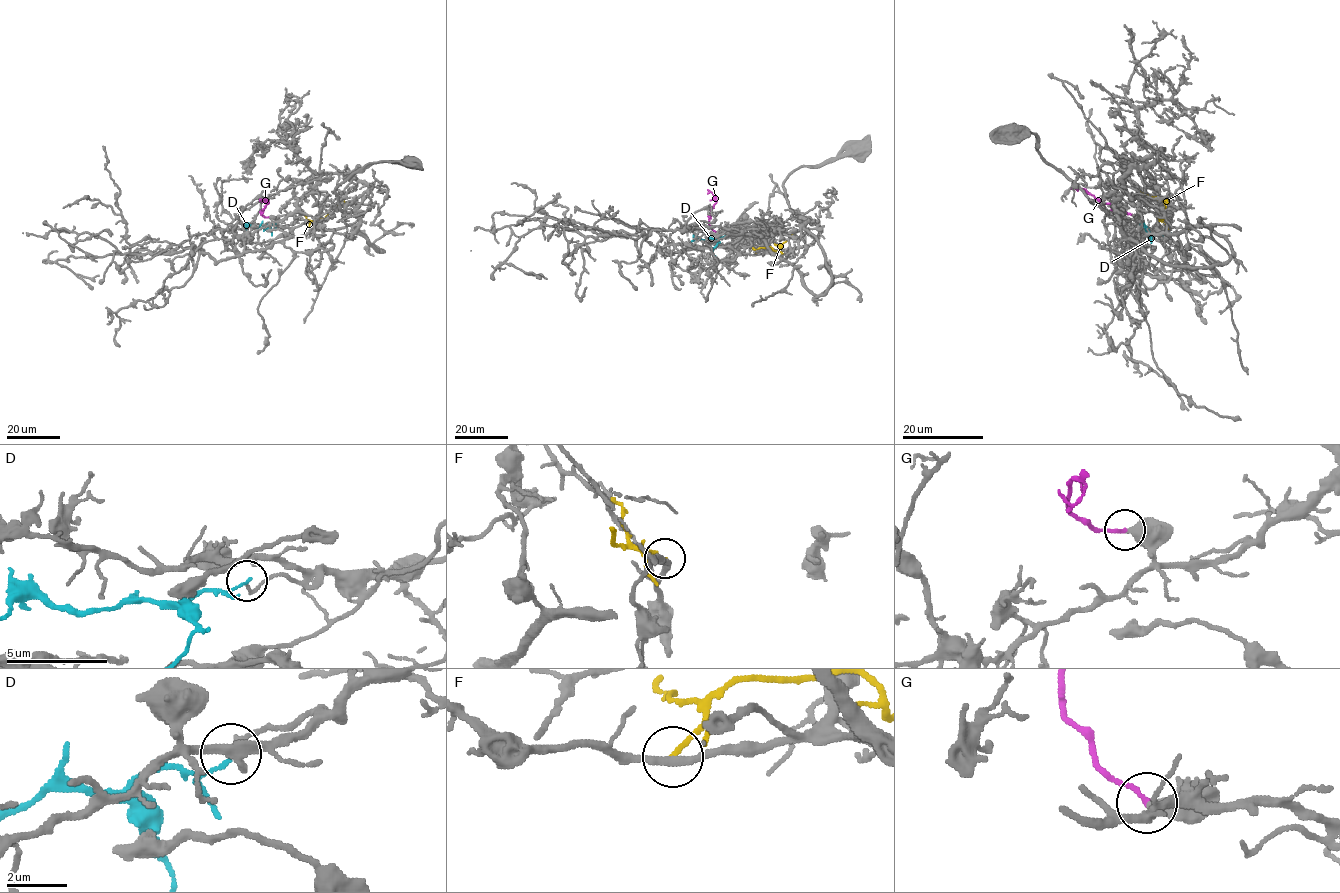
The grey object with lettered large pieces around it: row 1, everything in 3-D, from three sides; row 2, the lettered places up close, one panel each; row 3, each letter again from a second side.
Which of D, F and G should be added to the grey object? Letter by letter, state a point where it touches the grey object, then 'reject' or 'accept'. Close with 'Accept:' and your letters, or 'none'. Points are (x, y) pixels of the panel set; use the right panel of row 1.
D: meets grey at (1141, 223); accept
F: meets grey at (1169, 223); reject
G: meets grey at (1137, 215); reject
Accept: D

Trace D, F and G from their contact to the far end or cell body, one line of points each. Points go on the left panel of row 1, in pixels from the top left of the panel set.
D: (277, 222), (259, 227), (247, 225), (243, 232)
F: (306, 222), (324, 219), (330, 209), (345, 202)
G: (268, 217), (261, 213), (268, 202), (263, 199), (259, 201)

